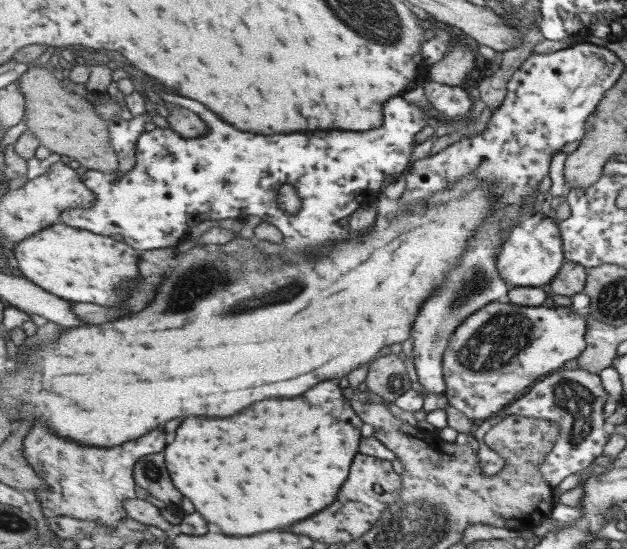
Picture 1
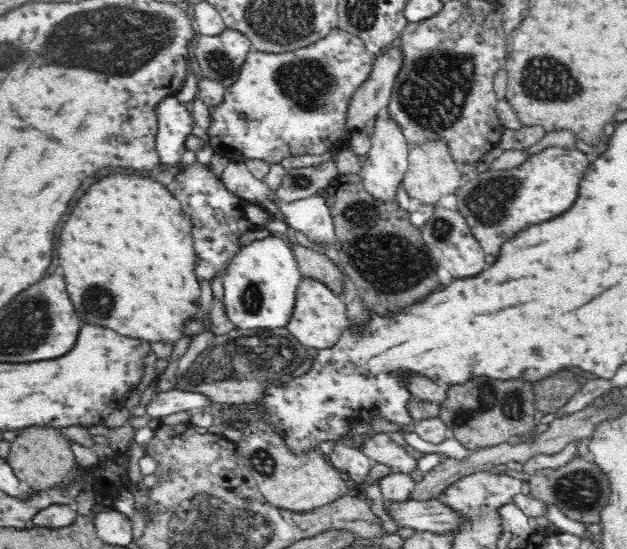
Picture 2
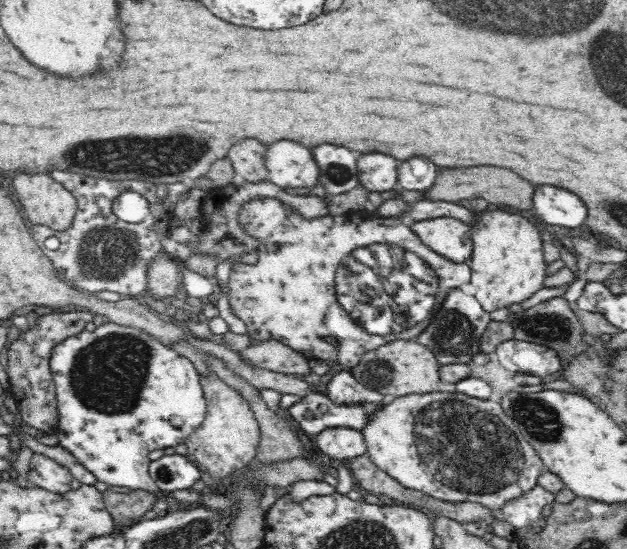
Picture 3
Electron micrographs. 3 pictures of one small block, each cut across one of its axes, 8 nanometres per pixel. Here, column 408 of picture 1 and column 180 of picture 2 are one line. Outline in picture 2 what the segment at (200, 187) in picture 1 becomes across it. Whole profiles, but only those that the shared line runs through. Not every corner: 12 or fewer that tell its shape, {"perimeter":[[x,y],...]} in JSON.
{"perimeter":[[166,97],[156,106],[157,157],[182,166],[194,118],[190,104]]}

